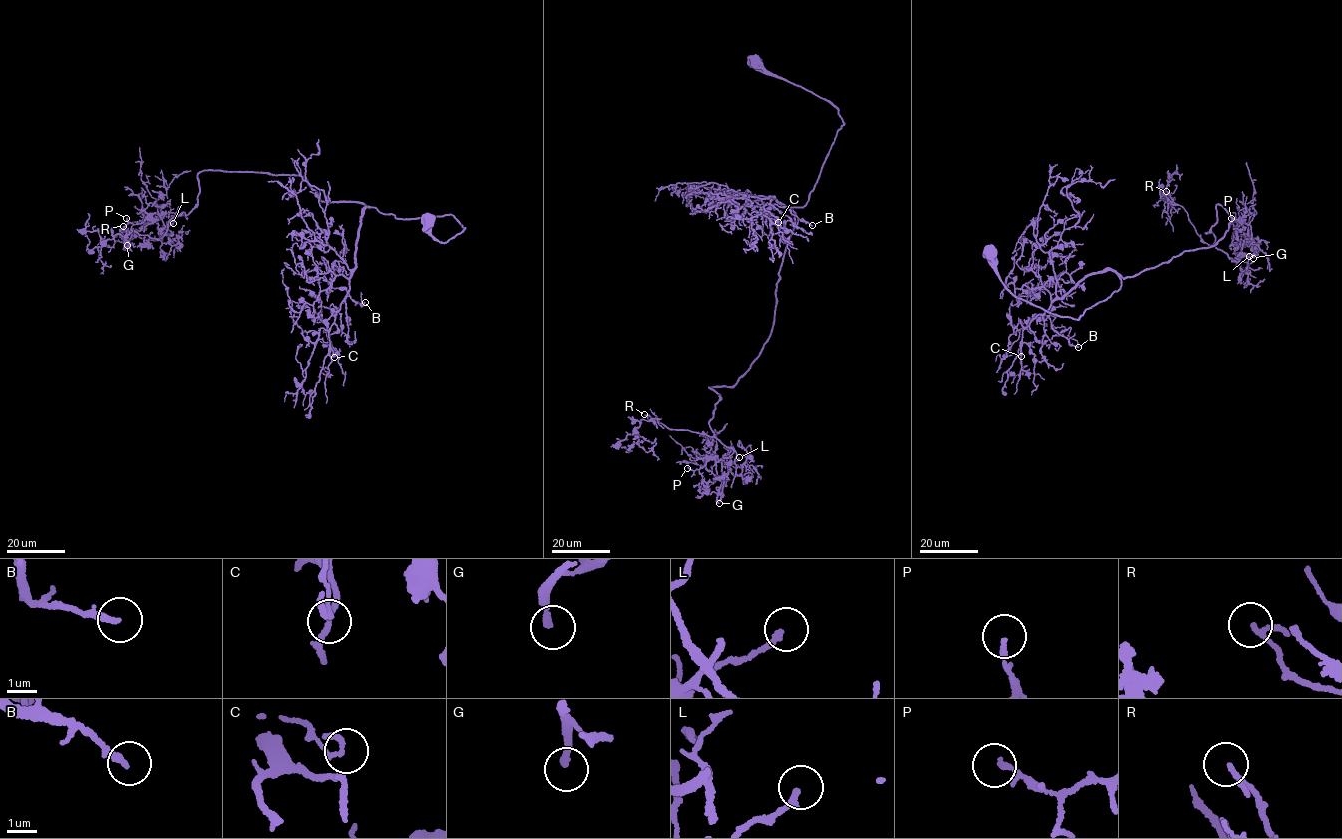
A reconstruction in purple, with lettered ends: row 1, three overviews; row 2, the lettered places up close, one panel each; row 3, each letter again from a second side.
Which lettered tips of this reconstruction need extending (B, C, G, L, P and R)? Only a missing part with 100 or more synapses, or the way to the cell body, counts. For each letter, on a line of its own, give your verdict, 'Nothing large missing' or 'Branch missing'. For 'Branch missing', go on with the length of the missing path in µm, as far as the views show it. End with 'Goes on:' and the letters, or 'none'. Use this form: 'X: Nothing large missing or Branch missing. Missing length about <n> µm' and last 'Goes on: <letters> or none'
B: Nothing large missing
C: Nothing large missing
G: Branch missing. Missing length about 30 µm
L: Nothing large missing
P: Nothing large missing
R: Nothing large missing
Goes on: G

